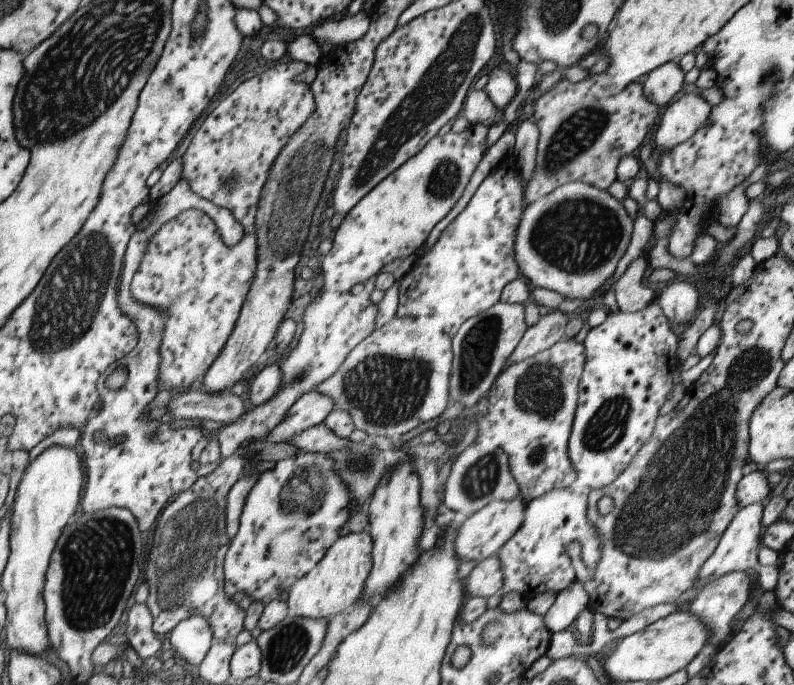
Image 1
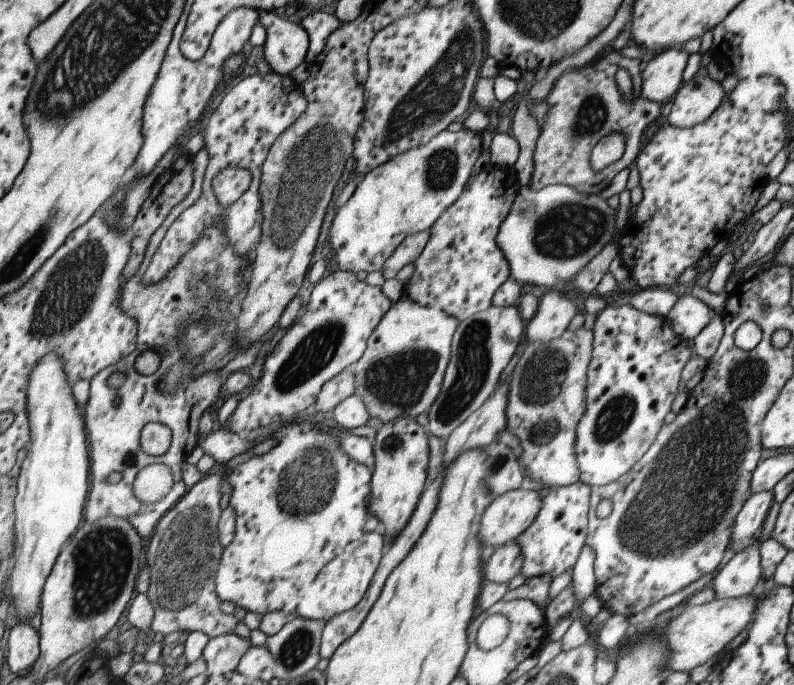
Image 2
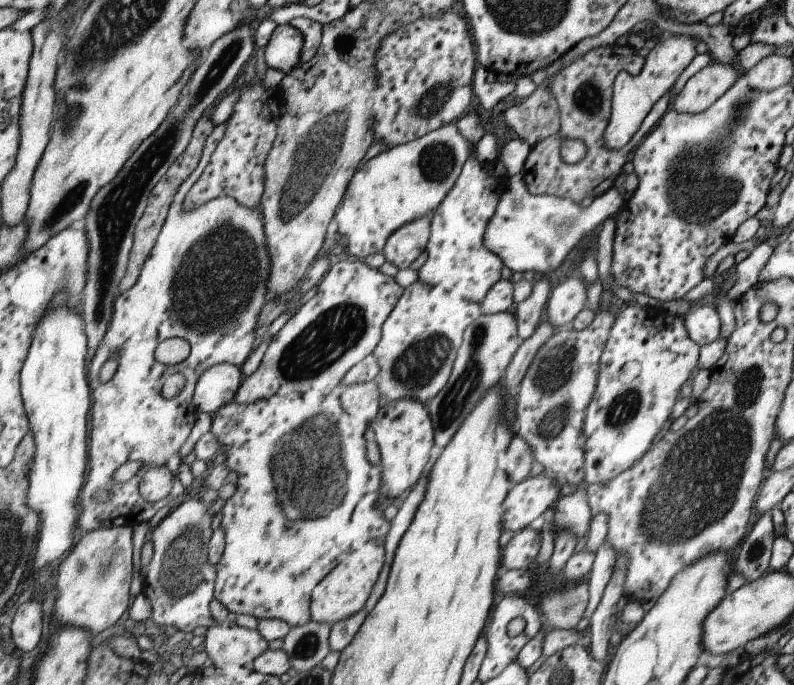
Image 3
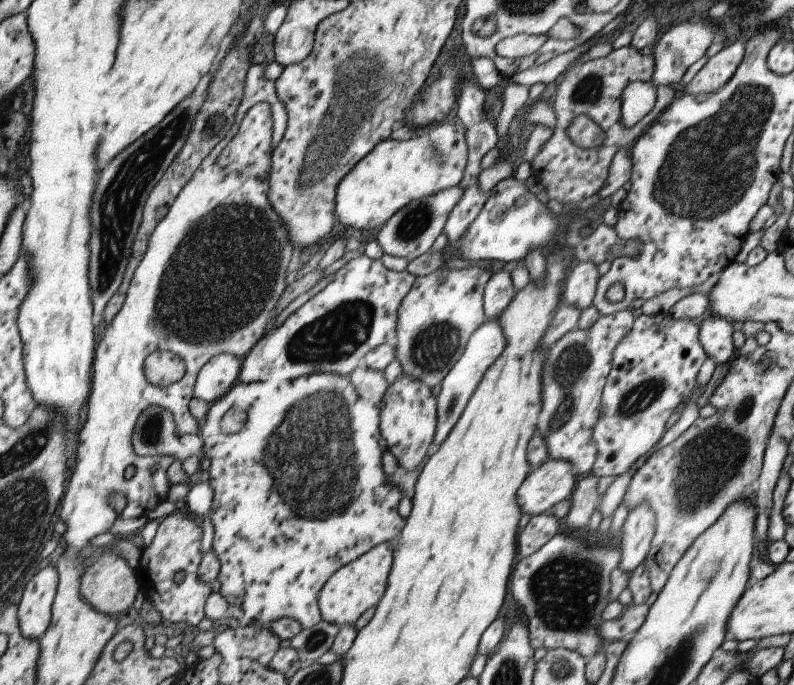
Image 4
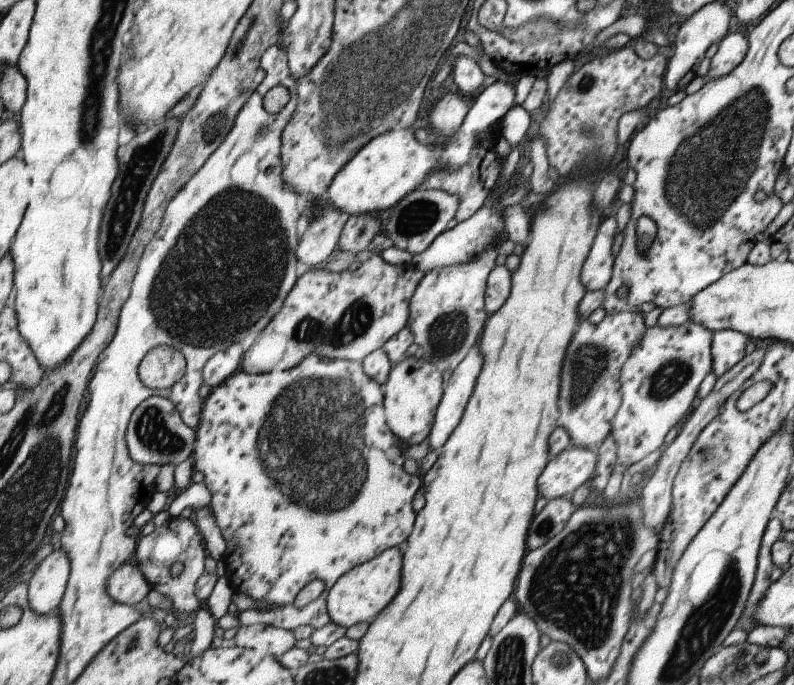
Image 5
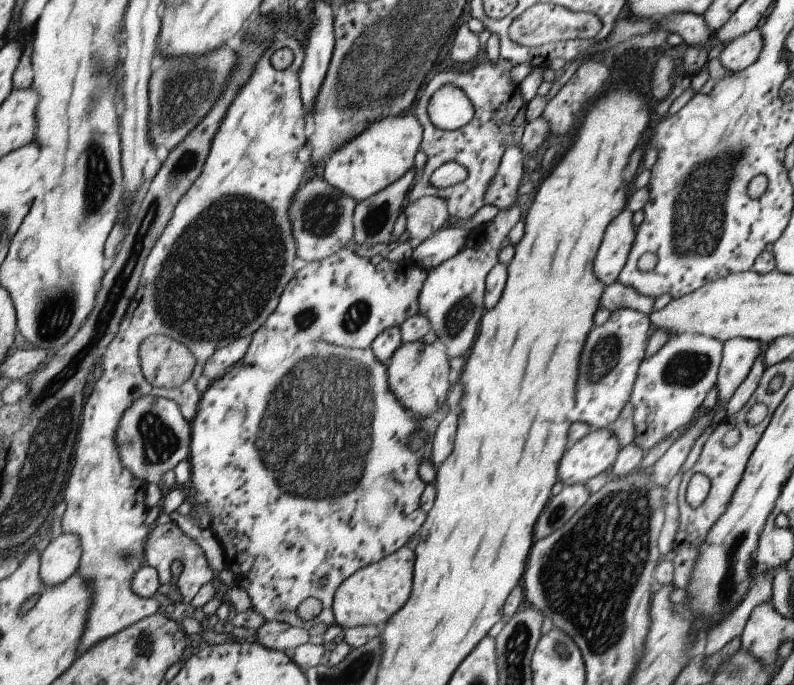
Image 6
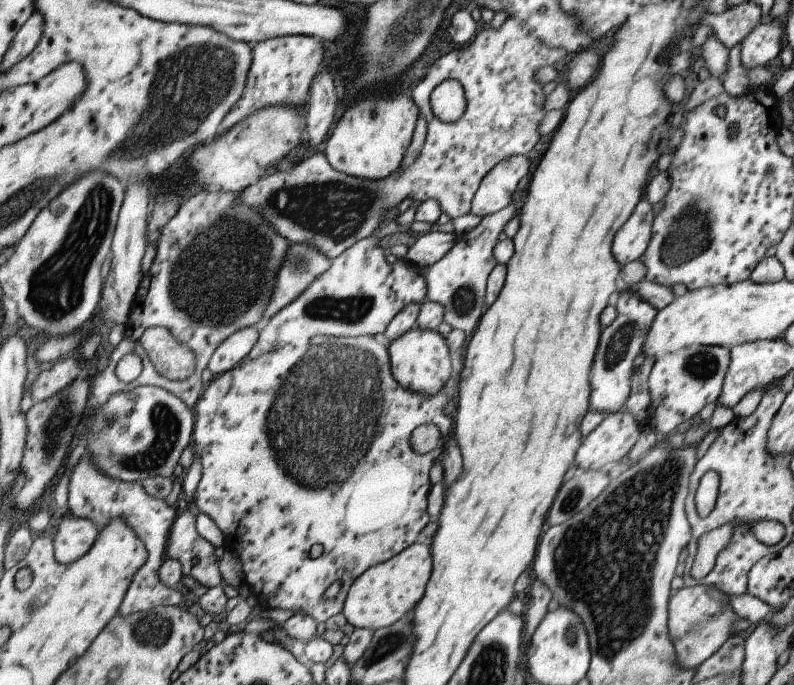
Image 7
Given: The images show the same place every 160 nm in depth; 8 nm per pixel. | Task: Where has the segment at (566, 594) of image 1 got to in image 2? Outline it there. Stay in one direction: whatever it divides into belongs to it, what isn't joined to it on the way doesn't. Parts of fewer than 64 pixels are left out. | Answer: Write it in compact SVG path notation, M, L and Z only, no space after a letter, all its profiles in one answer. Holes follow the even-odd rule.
M583 545L577 560L572 566L571 586L575 595L575 606L594 592L595 579L593 570L594 552L589 545Z

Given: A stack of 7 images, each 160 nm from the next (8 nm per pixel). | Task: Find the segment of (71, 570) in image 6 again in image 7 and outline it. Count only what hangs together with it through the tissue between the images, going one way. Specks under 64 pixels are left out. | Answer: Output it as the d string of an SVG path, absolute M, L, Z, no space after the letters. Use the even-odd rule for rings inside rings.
M69 516L59 525L54 537L56 559L70 563L81 558L97 542L100 528L92 518Z

